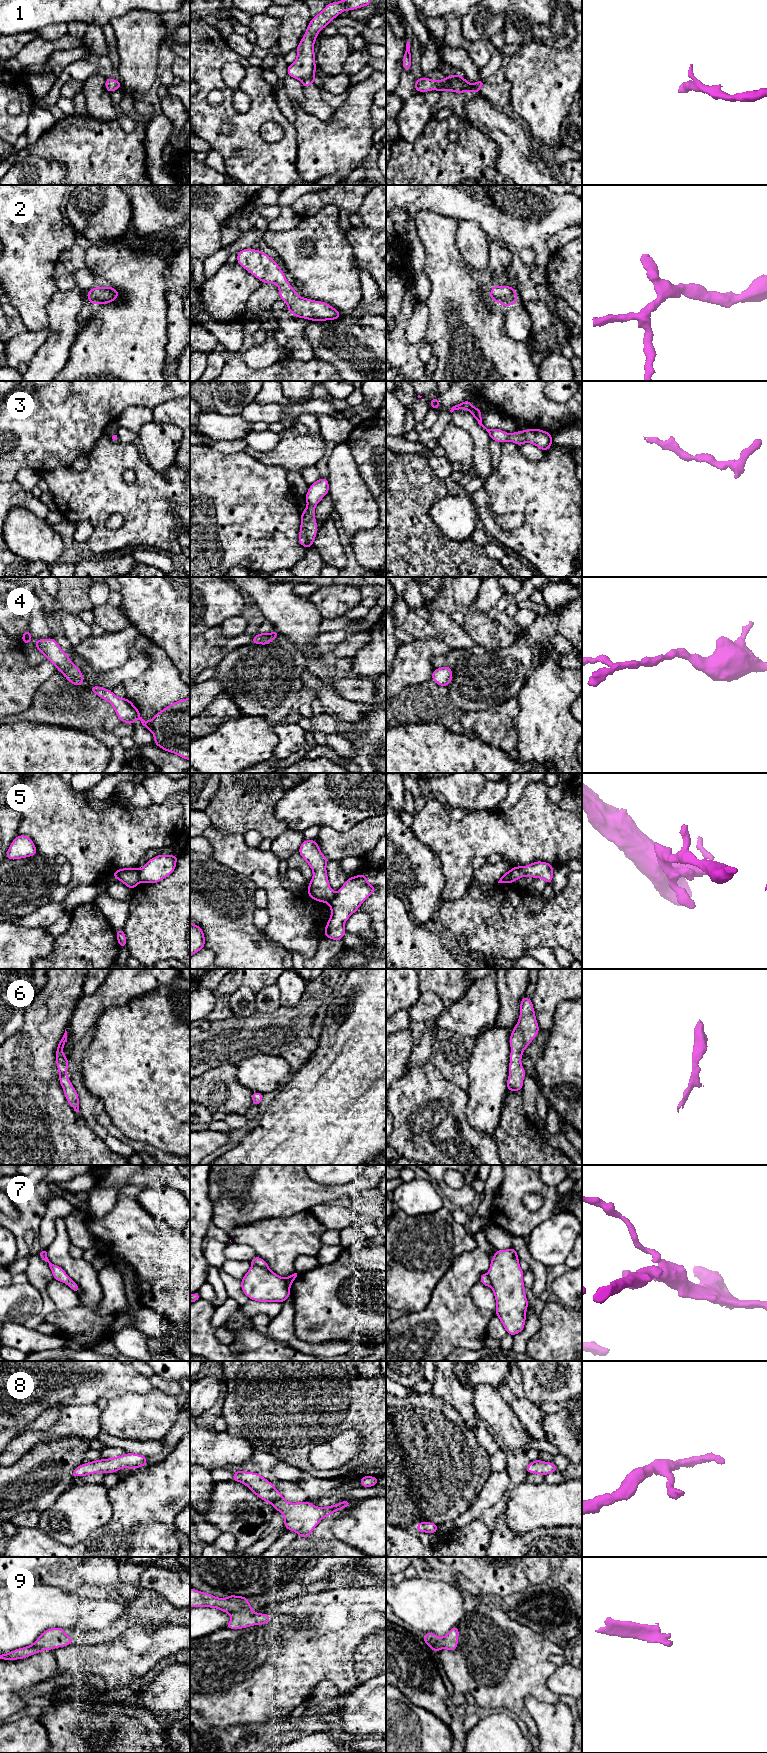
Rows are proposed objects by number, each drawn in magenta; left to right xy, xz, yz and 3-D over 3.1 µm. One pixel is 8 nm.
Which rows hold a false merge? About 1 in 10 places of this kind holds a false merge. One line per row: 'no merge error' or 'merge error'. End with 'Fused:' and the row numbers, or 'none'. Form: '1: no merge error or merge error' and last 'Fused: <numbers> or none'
1: no merge error
2: no merge error
3: no merge error
4: no merge error
5: merge error
6: no merge error
7: no merge error
8: no merge error
9: no merge error
Fused: 5

